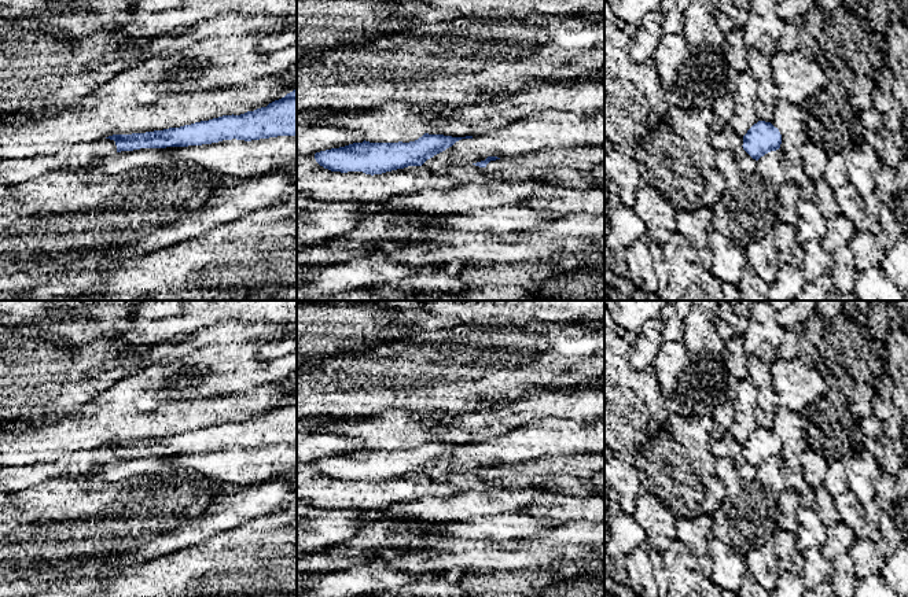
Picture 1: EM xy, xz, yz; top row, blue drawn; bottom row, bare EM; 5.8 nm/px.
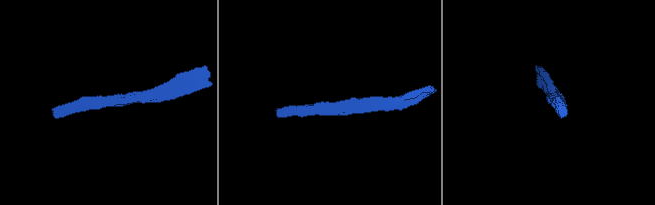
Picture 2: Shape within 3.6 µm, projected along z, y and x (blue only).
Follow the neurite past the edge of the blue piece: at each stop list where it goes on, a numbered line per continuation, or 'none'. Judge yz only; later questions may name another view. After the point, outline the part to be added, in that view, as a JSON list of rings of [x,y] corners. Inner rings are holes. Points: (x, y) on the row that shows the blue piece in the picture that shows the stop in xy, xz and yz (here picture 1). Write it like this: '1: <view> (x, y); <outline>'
none

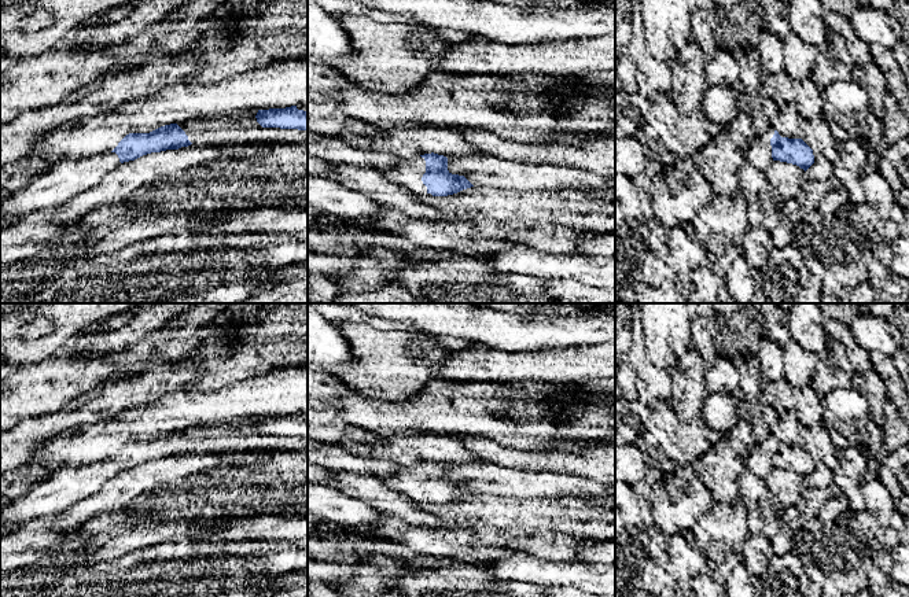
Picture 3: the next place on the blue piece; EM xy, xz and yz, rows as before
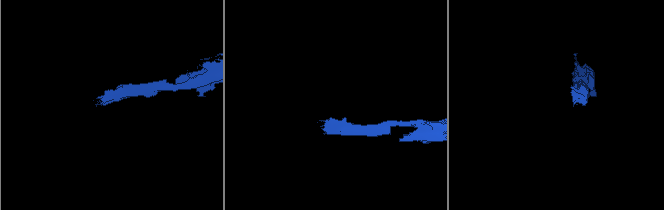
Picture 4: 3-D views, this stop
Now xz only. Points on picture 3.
1: xz (408, 173); [[[422,156],[415,159],[398,159],[395,167],[378,169],[389,181],[402,185],[416,194],[427,194],[422,177],[426,173],[426,161]]]

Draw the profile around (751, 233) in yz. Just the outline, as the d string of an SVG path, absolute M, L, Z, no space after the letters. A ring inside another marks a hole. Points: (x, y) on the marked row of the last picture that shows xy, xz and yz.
M748 226L748 229L744 232L744 258L751 266L751 269L759 269L769 257L769 250L773 244L766 247L761 239L762 237L770 237L770 235L762 229L762 228L752 228Z

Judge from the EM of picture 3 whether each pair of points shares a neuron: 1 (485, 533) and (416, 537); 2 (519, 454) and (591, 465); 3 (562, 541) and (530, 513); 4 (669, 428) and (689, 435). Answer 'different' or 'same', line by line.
1: same
2: same
3: different
4: same

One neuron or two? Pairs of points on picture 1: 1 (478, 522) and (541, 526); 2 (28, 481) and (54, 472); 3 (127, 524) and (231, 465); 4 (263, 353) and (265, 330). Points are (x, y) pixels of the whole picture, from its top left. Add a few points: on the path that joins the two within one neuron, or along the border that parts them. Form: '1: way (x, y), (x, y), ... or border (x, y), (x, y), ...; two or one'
1: way (493, 526), (526, 526); one
2: way (35, 475), (47, 472); one
3: border (187, 468), (221, 483); two
4: border (282, 336), (267, 341), (258, 349), (254, 358); two

